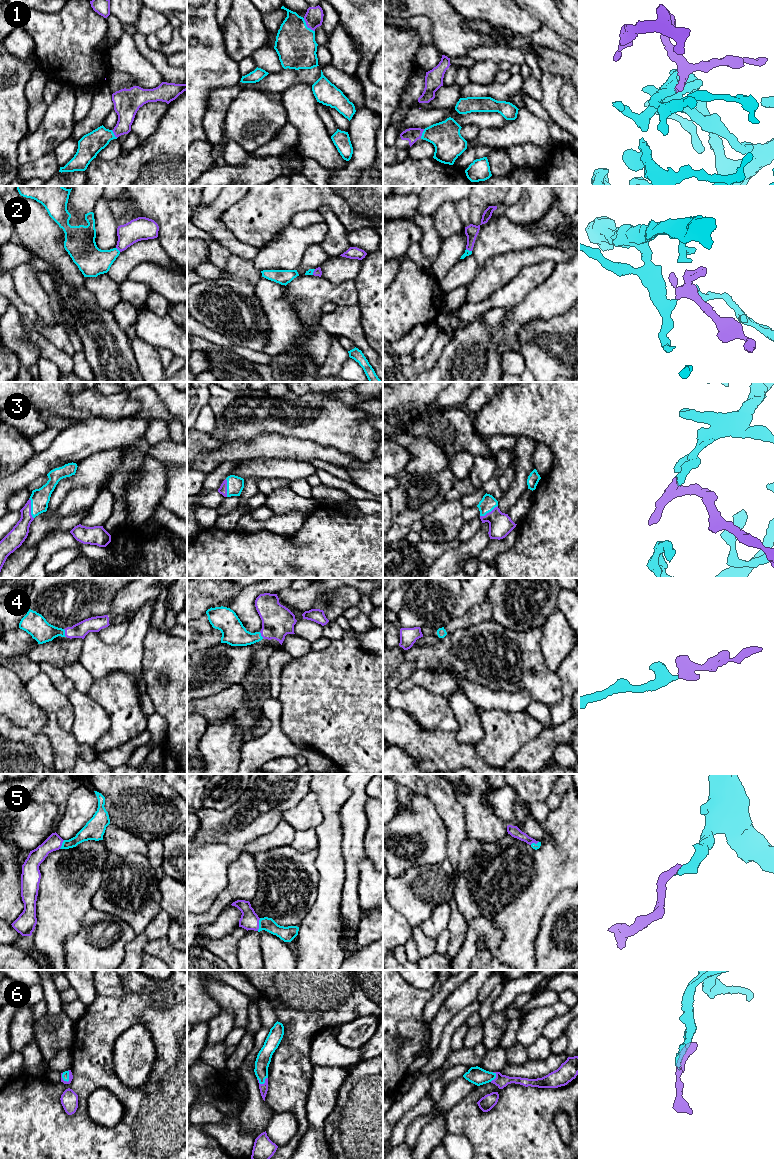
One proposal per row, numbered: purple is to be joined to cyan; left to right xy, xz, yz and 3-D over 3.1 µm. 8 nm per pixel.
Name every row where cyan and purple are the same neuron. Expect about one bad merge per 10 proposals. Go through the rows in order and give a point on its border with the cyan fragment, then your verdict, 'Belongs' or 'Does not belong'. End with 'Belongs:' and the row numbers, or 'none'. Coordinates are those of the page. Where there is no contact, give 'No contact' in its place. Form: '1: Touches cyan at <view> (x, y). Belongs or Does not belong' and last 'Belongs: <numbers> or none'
1: Touches cyan at xz (306, 26). Belongs
2: Touches cyan at xy (117, 249). Belongs
3: Touches cyan at xy (31, 508). Belongs
4: Touches cyan at xy (64, 633). Belongs
5: Touches cyan at xz (259, 924). Belongs
6: Touches cyan at xy (68, 1076). Belongs
Belongs: 1, 2, 3, 4, 5, 6

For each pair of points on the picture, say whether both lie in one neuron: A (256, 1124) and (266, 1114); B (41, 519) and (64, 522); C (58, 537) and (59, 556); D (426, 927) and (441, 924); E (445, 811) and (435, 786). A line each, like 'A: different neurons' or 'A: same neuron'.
A: same neuron
B: same neuron
C: different neurons
D: same neuron
E: same neuron

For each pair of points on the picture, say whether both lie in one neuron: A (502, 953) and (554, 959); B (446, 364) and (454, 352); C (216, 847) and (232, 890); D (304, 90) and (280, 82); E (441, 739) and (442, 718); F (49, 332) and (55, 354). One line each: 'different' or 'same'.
A: different
B: same
C: different
D: different
E: different
F: different

